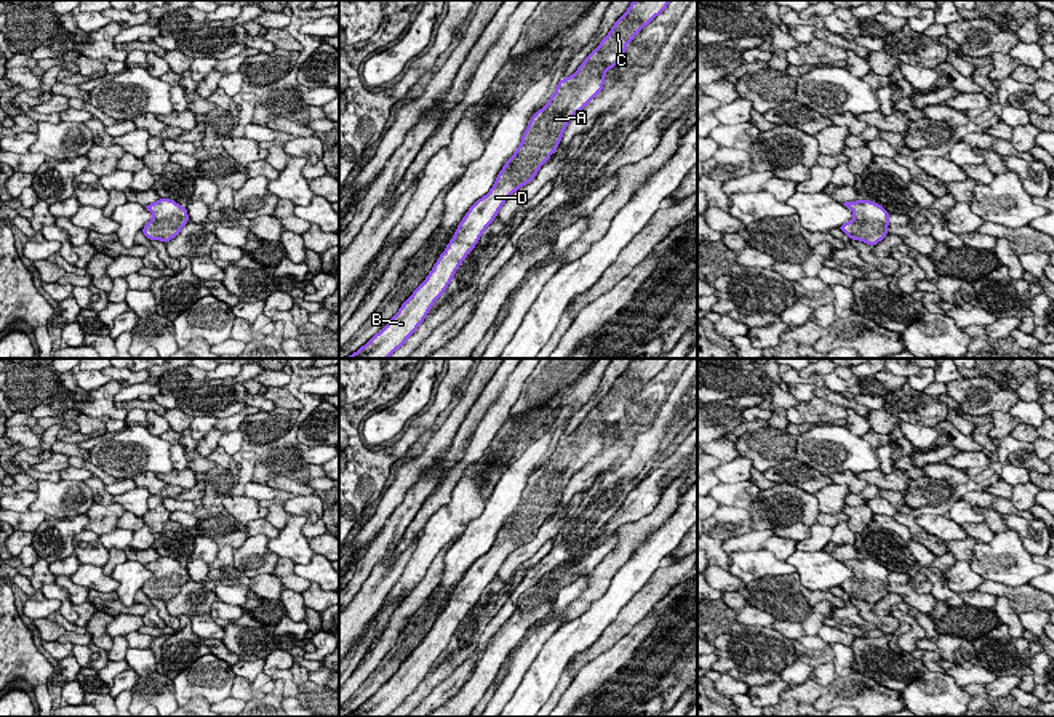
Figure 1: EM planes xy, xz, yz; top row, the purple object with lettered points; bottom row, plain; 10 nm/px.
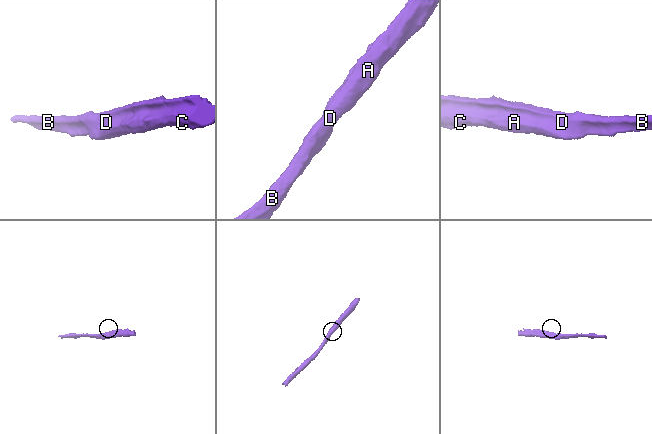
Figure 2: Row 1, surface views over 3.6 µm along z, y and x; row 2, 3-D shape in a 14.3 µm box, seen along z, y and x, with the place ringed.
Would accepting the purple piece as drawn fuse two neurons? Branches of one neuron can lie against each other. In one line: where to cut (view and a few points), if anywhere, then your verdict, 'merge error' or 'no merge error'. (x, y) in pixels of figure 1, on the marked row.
no cut | no merge error

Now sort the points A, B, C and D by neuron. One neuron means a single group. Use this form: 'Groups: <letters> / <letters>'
Groups: A B C D

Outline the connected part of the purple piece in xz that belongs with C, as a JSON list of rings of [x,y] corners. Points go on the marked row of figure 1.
[[[633,0],[577,70],[565,80],[558,80],[547,104],[529,118],[520,146],[507,158],[493,187],[464,214],[425,280],[379,333],[345,358],[389,358],[408,341],[435,301],[446,291],[456,270],[494,221],[505,200],[534,179],[560,146],[563,131],[573,117],[601,93],[606,72],[625,58],[627,45],[670,2]]]

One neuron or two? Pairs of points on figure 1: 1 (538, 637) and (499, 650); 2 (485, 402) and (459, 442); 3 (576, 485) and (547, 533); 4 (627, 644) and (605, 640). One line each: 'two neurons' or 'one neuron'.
1: two neurons
2: one neuron
3: two neurons
4: two neurons

